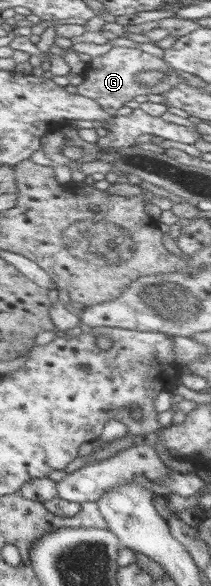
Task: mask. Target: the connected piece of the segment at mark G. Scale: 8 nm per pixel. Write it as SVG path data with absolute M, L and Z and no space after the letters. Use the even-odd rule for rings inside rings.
M112 47L101 55L91 57L86 62L85 70L82 72L83 82L76 85L77 94L94 100L104 110L106 115L110 117L115 116L116 110L122 108L124 102L132 100L134 96L138 96L138 94L146 95L151 92L160 95L168 91L170 87L174 87L174 85L183 82L183 79L174 70L171 70L170 66L166 66L166 64L161 58L143 52L137 47ZM148 70L158 70L158 72L164 74L164 77L153 88L144 88L144 86L140 85L134 79L136 72L148 72Z

